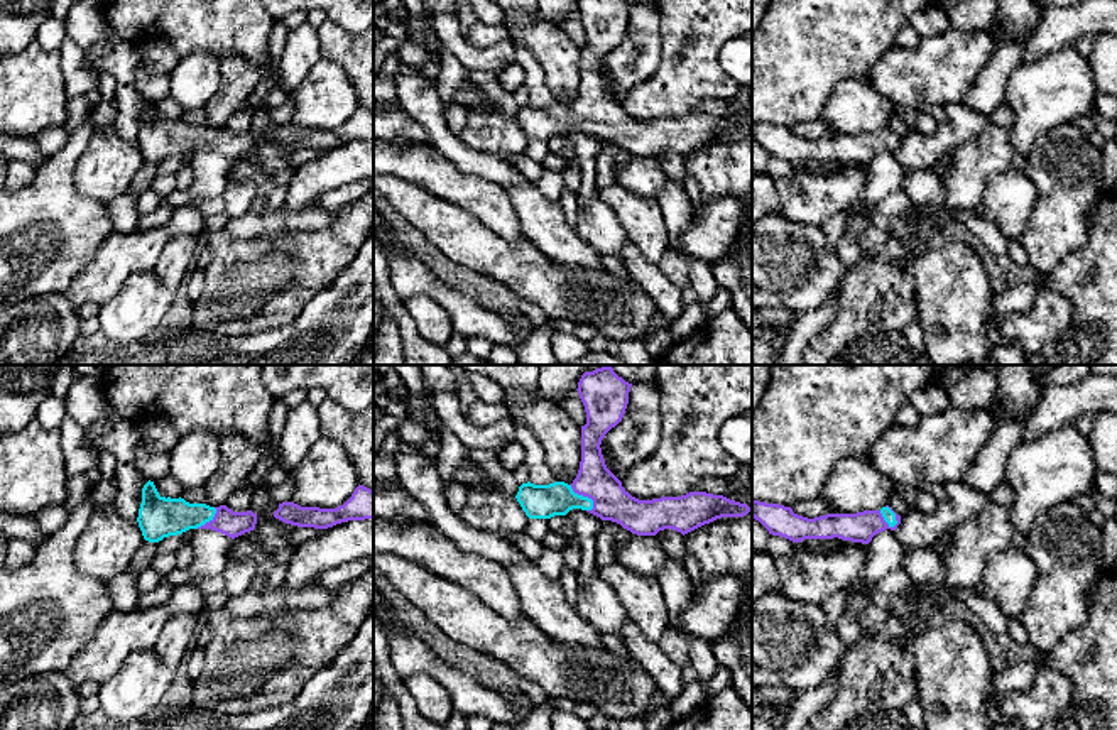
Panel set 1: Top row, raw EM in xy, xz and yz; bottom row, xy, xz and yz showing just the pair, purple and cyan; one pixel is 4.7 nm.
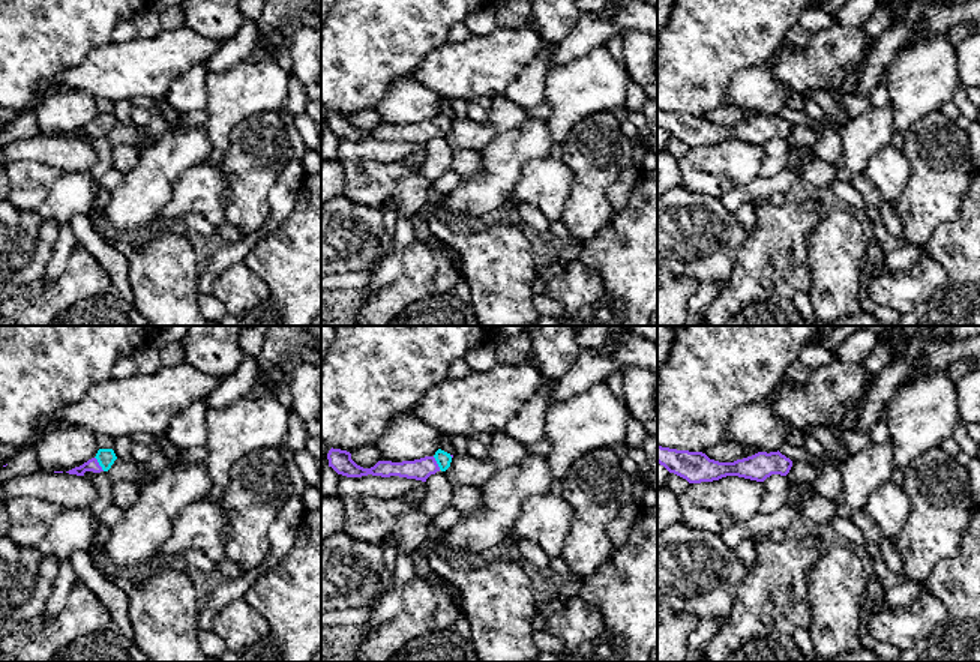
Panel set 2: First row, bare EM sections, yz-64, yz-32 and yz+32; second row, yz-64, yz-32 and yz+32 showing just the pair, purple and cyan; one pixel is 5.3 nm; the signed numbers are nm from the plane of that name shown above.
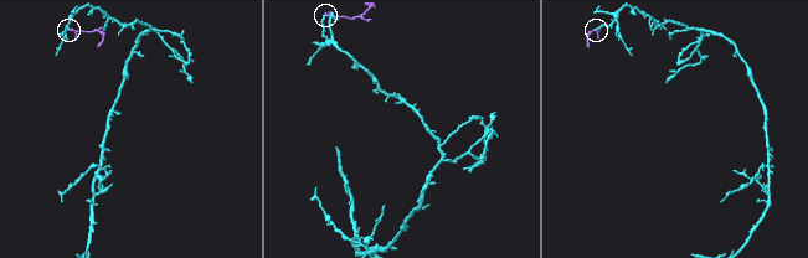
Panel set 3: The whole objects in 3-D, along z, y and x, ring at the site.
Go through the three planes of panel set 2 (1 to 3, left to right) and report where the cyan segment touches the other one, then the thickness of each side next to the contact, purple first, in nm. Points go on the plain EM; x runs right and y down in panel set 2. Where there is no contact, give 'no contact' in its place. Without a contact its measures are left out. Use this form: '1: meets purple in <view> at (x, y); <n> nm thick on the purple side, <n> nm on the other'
1: meets purple in yz-64 at (98, 128); 70 nm thick on the purple side, 100 nm on the other
2: meets purple in yz-32 at (435, 126); 110 nm thick on the purple side, 80 nm on the other
3: no contact

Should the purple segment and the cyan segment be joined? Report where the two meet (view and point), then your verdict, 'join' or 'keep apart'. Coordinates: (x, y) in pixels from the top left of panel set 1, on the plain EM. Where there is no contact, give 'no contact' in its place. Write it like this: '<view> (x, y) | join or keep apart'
yz (896, 139) | join

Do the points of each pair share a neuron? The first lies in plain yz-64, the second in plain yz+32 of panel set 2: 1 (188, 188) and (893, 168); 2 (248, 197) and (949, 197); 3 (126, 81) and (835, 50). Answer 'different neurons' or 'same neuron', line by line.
1: same neuron
2: same neuron
3: same neuron

